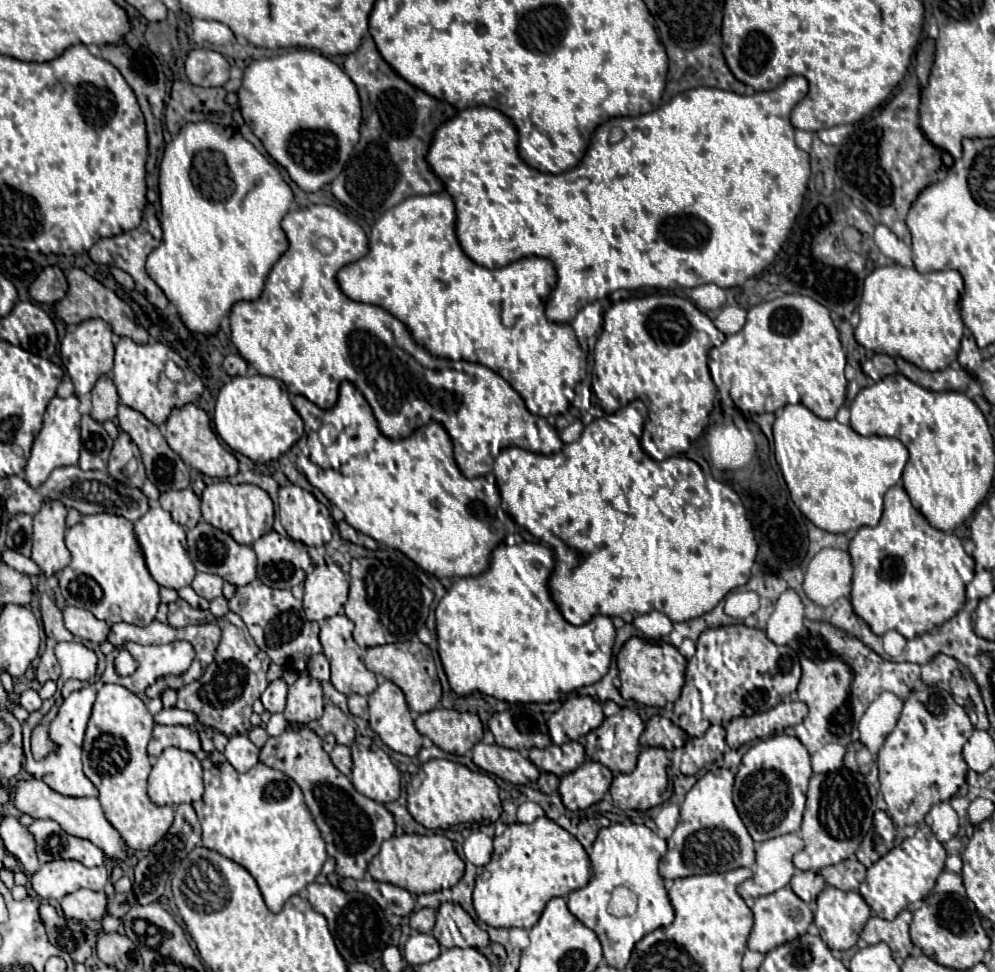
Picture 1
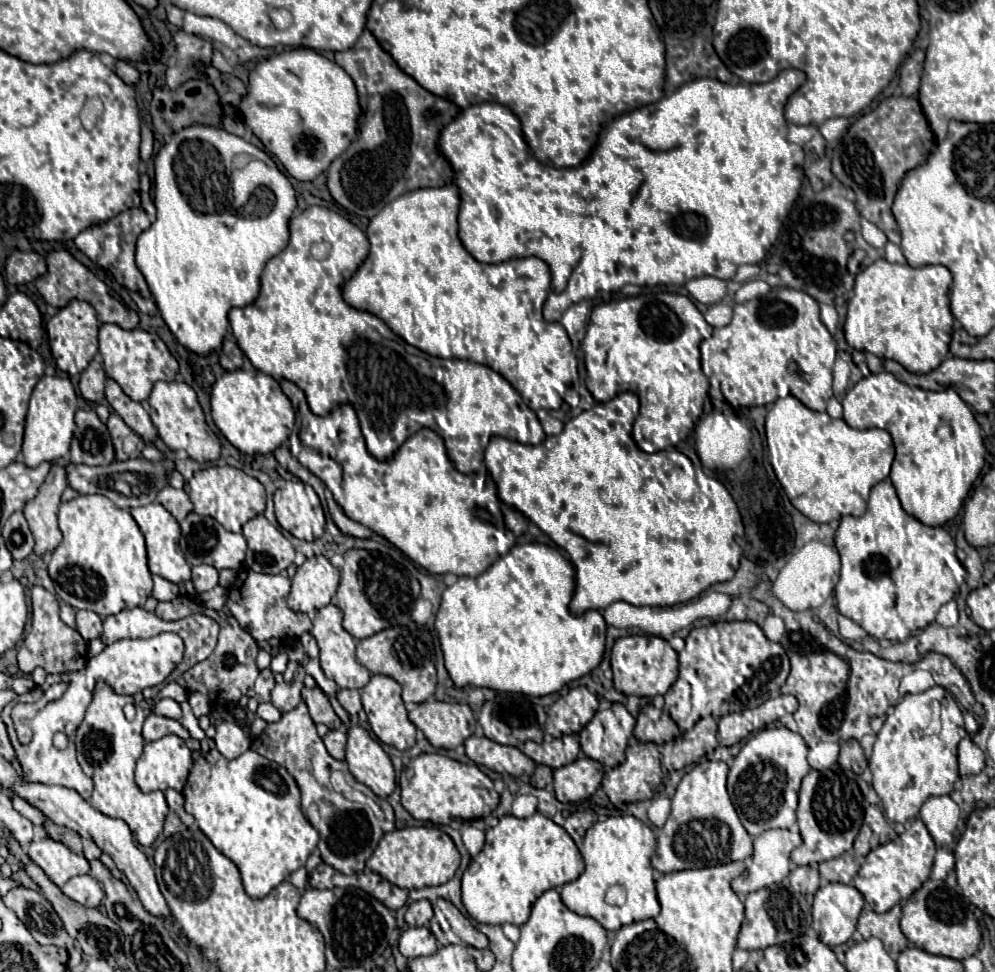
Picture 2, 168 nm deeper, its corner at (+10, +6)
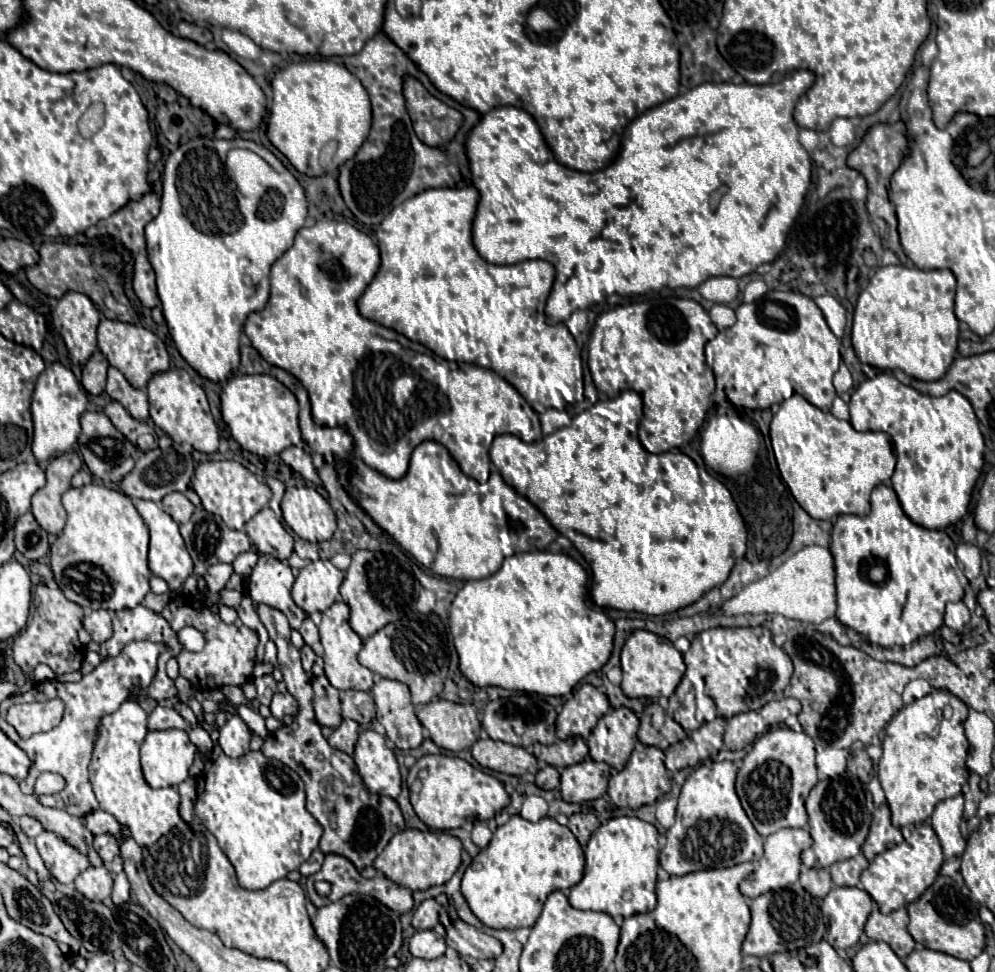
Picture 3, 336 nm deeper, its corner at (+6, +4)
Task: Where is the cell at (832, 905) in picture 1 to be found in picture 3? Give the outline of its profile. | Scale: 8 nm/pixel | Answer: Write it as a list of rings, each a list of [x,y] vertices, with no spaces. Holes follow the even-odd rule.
[[[834,886],[822,900],[822,914],[828,918],[826,940],[836,950],[854,946],[864,932],[870,912],[872,898],[866,890]]]

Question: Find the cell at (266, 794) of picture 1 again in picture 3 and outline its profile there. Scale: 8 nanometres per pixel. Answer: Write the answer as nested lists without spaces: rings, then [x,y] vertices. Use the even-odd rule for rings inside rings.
[[[248,752],[240,758],[230,758],[226,754],[210,758],[202,774],[202,786],[198,788],[196,814],[200,822],[214,834],[218,846],[232,862],[238,884],[248,890],[268,888],[272,882],[286,878],[288,872],[296,870],[304,860],[310,858],[322,836],[320,824],[306,810],[302,778],[286,764],[266,758],[262,752]]]

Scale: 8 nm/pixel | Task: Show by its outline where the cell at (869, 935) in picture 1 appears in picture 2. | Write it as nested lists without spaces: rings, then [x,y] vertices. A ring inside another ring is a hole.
[[[894,906],[884,914],[878,914],[874,910],[862,910],[856,930],[862,934],[862,938],[880,938],[890,956],[896,956],[908,946],[908,940],[900,930],[900,906]]]

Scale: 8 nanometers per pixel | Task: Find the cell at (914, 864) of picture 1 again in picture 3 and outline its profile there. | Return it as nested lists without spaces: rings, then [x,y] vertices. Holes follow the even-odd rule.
[[[922,824],[918,828],[918,834],[920,834],[920,838],[916,838],[914,844],[902,842],[902,844],[894,846],[892,850],[878,854],[870,862],[870,866],[862,872],[864,890],[872,896],[872,900],[878,904],[880,912],[884,912],[884,914],[890,914],[892,910],[902,908],[902,906],[910,904],[912,900],[920,898],[932,886],[932,882],[936,880],[936,876],[940,872],[944,856],[942,856],[942,848],[940,848],[936,832],[928,824]]]

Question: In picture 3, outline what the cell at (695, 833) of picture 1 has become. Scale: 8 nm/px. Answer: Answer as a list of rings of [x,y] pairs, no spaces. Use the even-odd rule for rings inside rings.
[[[706,760],[682,784],[682,792],[678,798],[678,810],[676,810],[676,824],[666,832],[666,846],[660,852],[660,866],[668,874],[684,876],[684,874],[690,874],[696,870],[728,868],[732,864],[760,860],[760,856],[764,854],[762,836],[756,832],[756,828],[752,828],[752,822],[748,820],[748,816],[736,796],[736,790],[734,790],[736,772],[738,772],[738,768],[732,762]]]

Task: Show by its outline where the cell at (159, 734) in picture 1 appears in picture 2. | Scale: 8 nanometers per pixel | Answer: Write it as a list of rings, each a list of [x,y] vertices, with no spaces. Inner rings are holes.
[[[150,714],[144,722],[144,730],[142,730],[142,736],[146,742],[154,742],[154,740],[160,740],[162,736],[168,736],[168,734],[176,734],[180,736],[182,740],[188,740],[190,734],[188,730],[178,722],[178,720],[172,720],[172,718],[164,718],[164,716],[158,716],[158,714]]]

